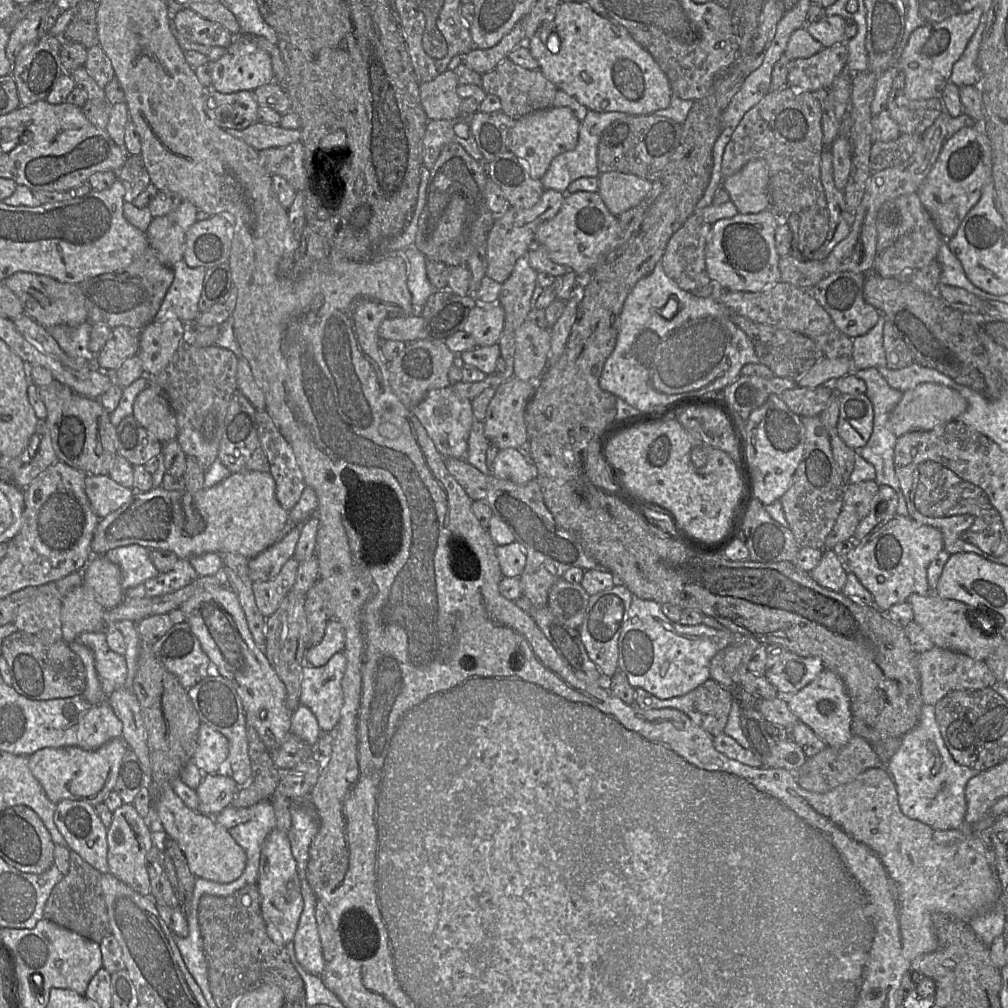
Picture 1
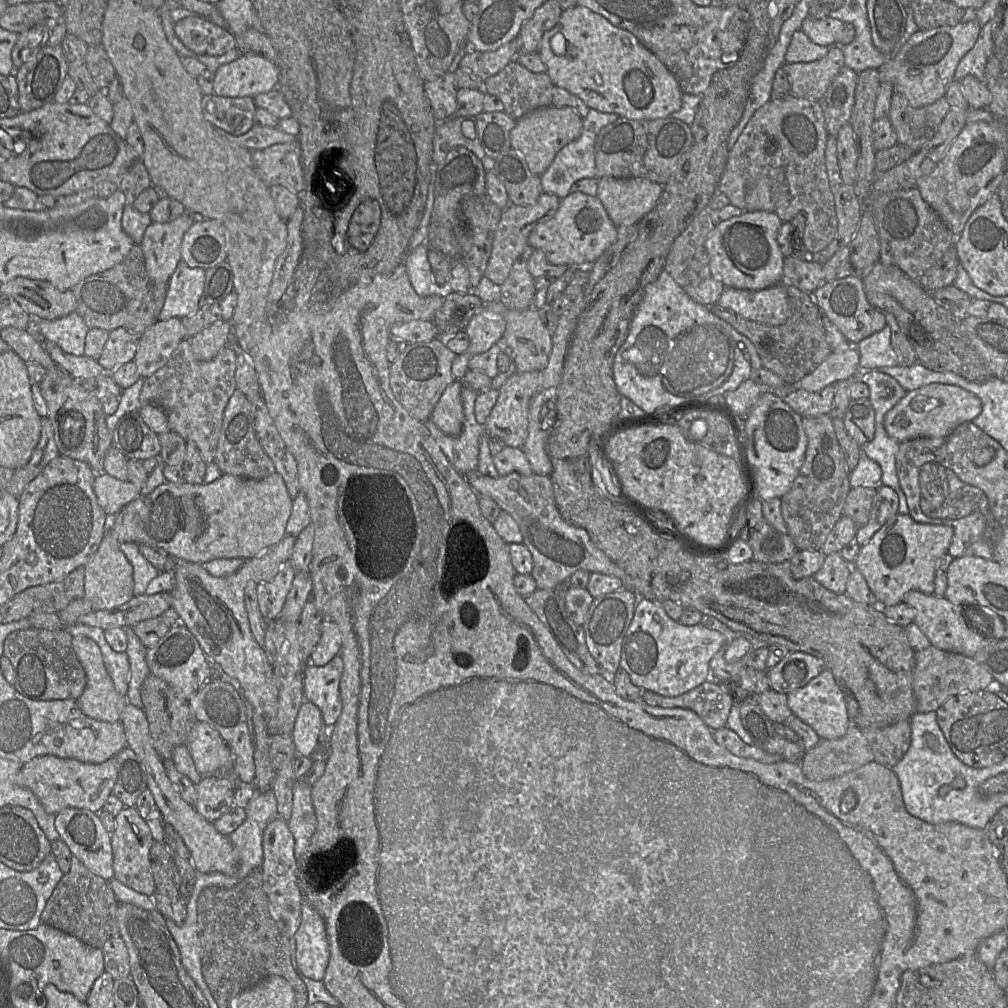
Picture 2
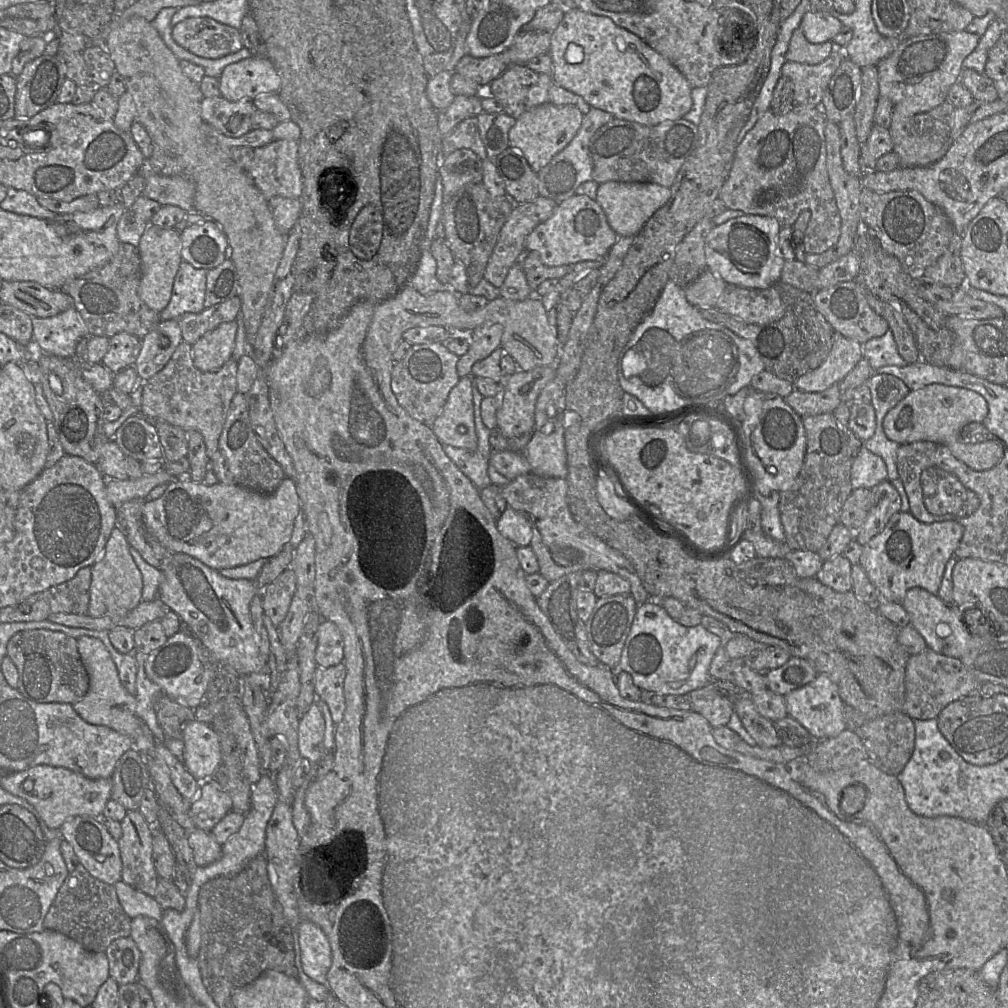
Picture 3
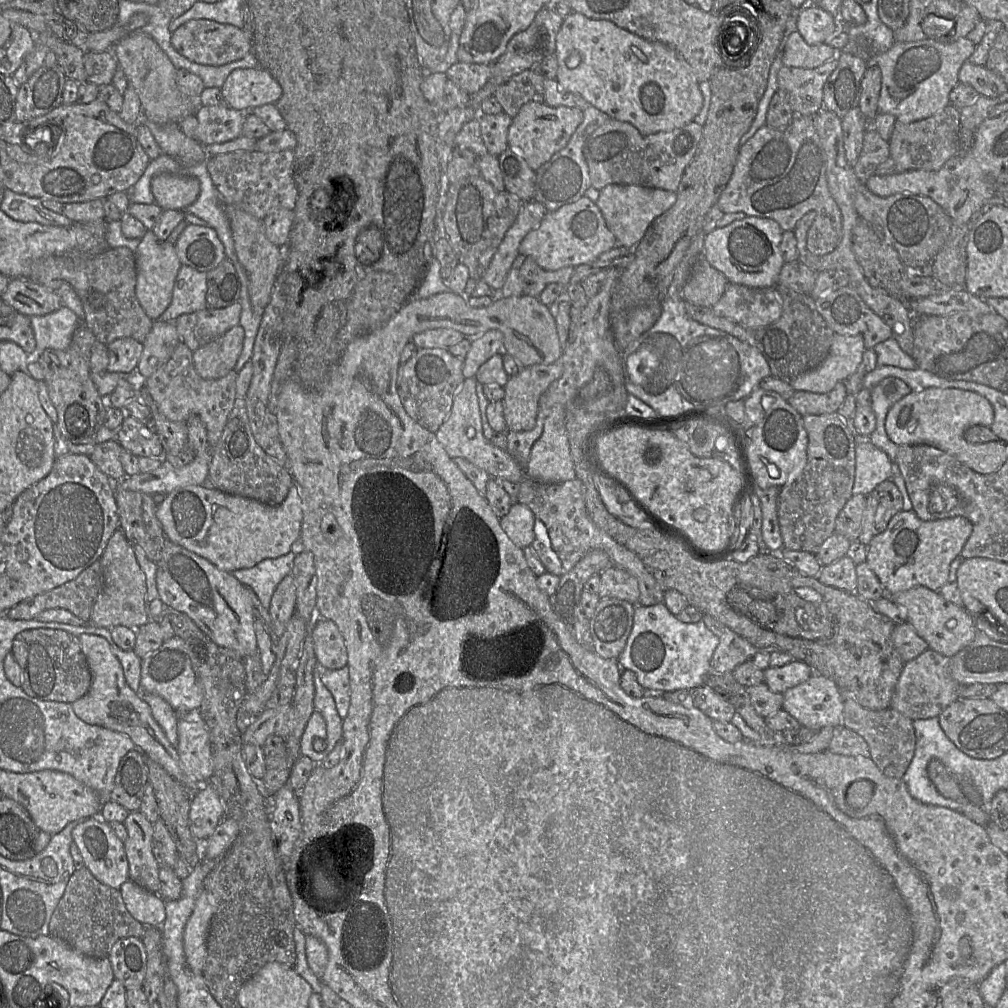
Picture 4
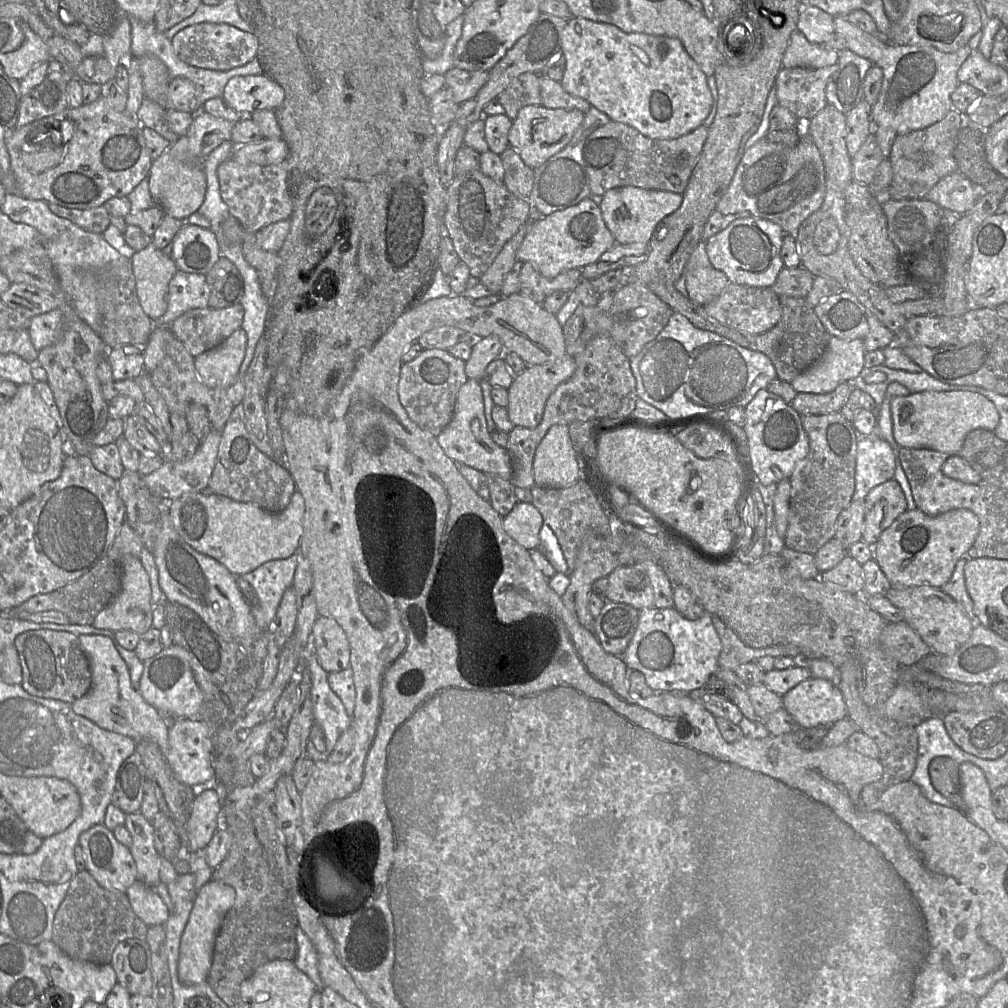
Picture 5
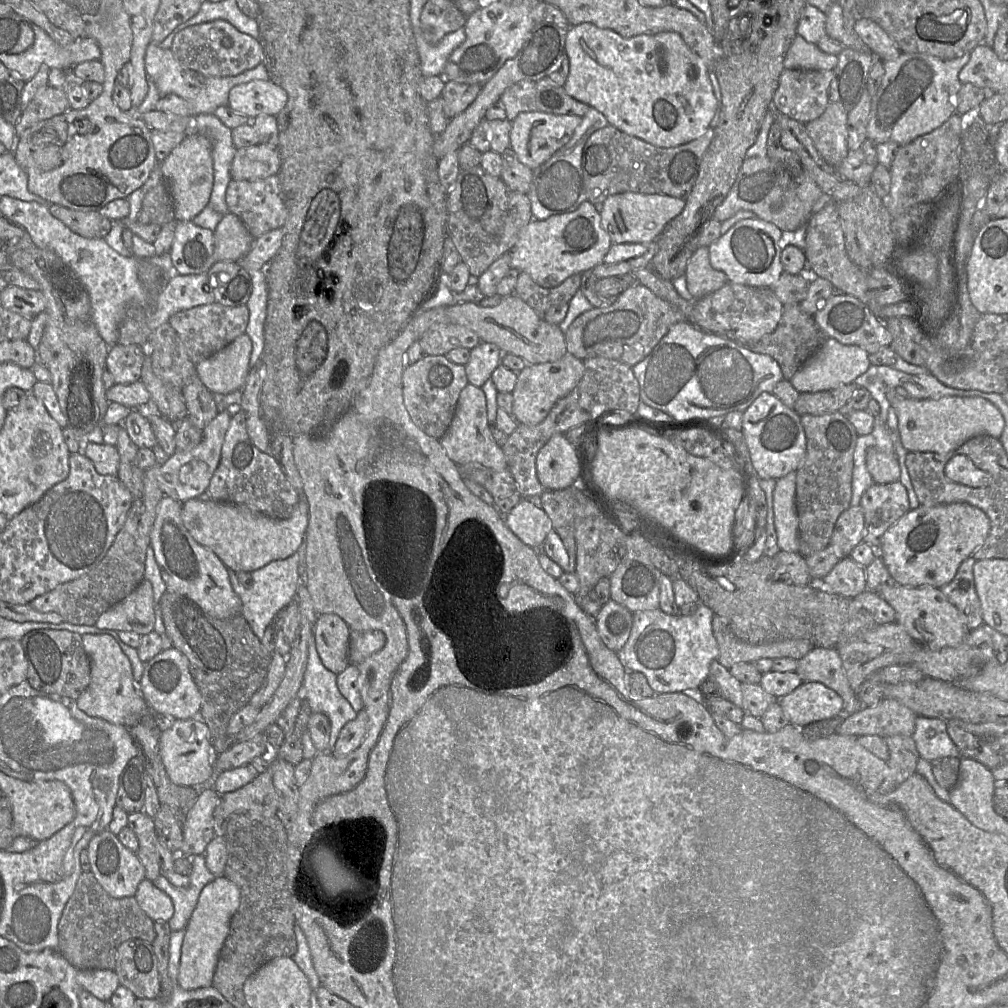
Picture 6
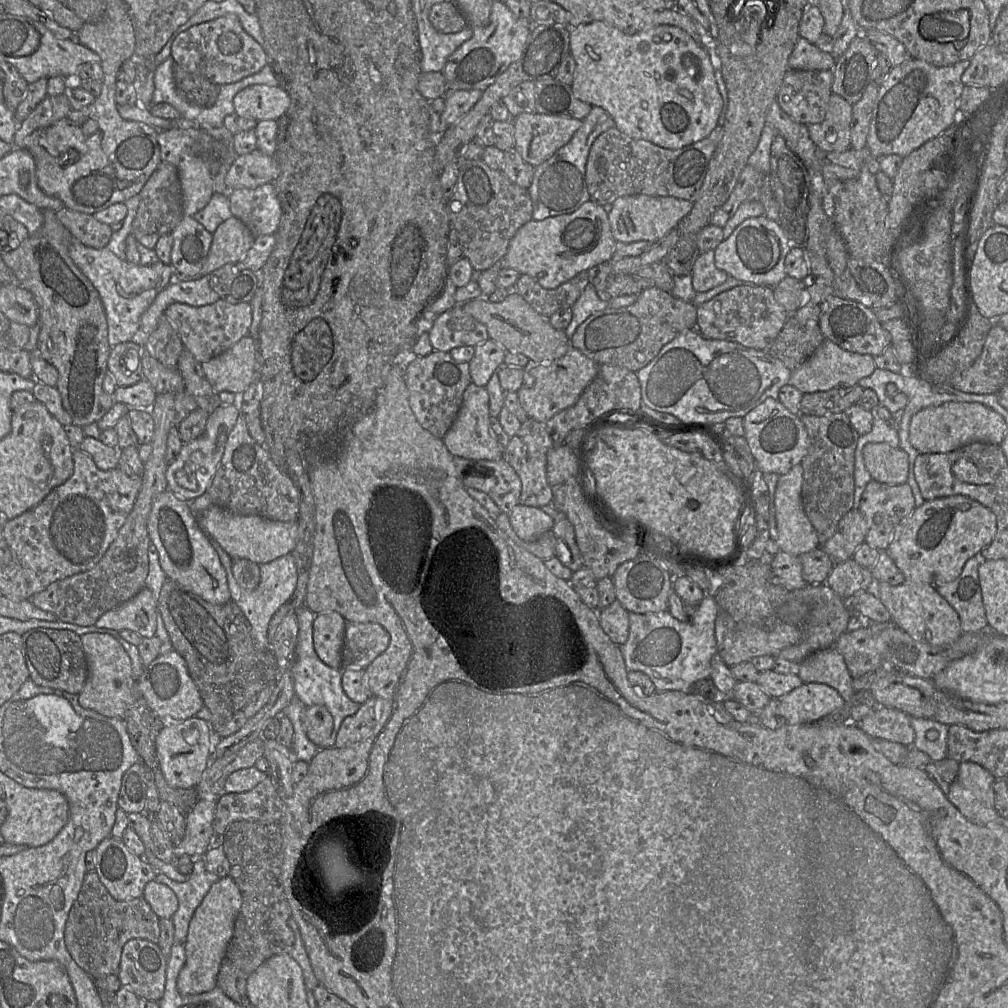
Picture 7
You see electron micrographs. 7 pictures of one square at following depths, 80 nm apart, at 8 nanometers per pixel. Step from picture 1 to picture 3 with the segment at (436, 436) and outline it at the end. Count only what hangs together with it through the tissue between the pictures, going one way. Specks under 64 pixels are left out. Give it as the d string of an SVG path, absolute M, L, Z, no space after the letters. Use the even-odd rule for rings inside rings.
M472 386L475 430L478 439L477 449L469 451L463 448L453 447L442 444L445 454L456 464L463 474L478 488L484 489L490 484L488 477L489 458L492 448L489 444L491 430L489 430L481 417L481 402L483 396L480 394L477 386Z

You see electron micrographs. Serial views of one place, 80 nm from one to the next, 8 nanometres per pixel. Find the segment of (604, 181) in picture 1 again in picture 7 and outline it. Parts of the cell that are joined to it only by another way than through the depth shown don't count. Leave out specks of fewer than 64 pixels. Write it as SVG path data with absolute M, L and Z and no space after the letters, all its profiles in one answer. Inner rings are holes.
M643 194L617 198L608 212L613 237L617 242L656 241L674 229L693 208L693 202L669 196L648 196Z

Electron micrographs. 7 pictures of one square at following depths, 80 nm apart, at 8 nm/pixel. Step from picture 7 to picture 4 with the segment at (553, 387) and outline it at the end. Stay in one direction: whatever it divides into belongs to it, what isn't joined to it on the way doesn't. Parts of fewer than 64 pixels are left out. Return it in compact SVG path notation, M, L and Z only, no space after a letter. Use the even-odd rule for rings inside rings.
M561 359L551 364L539 364L523 368L518 374L510 376L504 386L503 416L507 431L530 431L536 425L539 399L547 388L563 374Z

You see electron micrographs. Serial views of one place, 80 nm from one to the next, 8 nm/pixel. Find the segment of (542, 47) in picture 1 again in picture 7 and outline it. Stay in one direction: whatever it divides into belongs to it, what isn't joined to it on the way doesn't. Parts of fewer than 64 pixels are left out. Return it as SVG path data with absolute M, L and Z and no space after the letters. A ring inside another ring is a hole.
M602 21L581 24L570 29L570 54L576 62L571 84L574 96L583 102L589 103L591 106L599 106L605 109L613 118L615 127L631 138L647 140L666 149L680 149L706 138L717 126L723 99L715 79L715 69L710 53L702 44L694 40L686 31L679 27L658 25L629 35Z

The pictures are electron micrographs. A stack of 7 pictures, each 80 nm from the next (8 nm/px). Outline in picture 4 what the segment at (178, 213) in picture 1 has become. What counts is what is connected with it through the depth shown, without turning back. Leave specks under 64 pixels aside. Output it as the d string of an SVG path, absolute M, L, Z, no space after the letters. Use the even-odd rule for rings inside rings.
M147 230L135 251L136 261L136 297L145 313L157 320L167 309L172 299L172 291L181 262L175 245L168 241L159 241L152 230Z

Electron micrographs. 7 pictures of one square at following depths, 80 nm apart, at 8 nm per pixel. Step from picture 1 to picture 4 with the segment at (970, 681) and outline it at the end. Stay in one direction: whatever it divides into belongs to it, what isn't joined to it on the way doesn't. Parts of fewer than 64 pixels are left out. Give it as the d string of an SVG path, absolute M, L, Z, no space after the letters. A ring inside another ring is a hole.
M927 649L906 662L895 687L890 708L911 720L938 717L951 703L959 699L958 684L949 671L950 657Z

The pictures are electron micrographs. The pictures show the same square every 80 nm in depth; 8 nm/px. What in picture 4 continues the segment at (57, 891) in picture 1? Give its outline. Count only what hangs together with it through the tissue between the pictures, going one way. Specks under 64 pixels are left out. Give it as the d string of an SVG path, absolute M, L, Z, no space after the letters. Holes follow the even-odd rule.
M88 868L75 870L49 922L49 934L92 958L108 958L115 942L122 938L142 939L146 926L127 910L120 890L97 880Z

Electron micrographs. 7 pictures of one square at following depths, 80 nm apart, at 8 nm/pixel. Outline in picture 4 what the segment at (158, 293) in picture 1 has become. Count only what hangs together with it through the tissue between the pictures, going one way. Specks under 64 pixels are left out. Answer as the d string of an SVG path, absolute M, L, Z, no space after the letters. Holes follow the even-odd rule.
M128 247L108 248L88 258L43 257L32 264L28 279L52 291L64 283L72 286L83 306L82 324L105 345L125 337L143 343L154 324L136 297L135 252Z

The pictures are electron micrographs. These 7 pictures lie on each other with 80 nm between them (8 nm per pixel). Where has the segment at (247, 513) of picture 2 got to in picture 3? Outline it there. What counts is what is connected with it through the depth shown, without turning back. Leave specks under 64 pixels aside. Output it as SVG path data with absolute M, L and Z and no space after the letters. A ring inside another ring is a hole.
M178 478L168 484L165 492L155 500L145 500L142 515L147 530L172 553L183 553L215 570L249 564L258 559L269 559L290 544L294 521L301 508L296 483L284 478L277 489L264 494L238 485L216 483L205 485L189 478Z

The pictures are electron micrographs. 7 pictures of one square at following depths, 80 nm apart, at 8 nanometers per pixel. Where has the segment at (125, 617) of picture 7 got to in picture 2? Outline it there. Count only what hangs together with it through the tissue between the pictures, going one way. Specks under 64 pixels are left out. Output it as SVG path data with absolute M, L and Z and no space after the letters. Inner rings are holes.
M112 533L103 538L92 560L85 568L85 598L96 610L109 610L128 602L134 594L133 567L120 549L120 542Z

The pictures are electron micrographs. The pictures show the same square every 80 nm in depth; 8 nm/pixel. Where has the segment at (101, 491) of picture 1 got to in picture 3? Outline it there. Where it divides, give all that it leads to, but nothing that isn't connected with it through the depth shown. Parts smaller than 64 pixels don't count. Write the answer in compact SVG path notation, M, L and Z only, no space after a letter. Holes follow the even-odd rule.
M161 469L155 474L143 474L138 479L107 479L106 493L109 501L118 508L133 499L146 499L149 492L158 485L169 484L178 478Z

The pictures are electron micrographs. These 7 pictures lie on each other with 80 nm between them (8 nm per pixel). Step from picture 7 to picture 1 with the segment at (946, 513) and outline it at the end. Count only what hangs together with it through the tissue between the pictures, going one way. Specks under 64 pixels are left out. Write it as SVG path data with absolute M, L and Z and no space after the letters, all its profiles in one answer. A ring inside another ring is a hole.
M895 514L863 539L855 541L845 564L847 570L854 573L872 594L874 606L887 612L893 605L907 601L914 593L924 596L933 592L928 584L927 570L943 549L943 535L939 529L918 523L909 516Z

